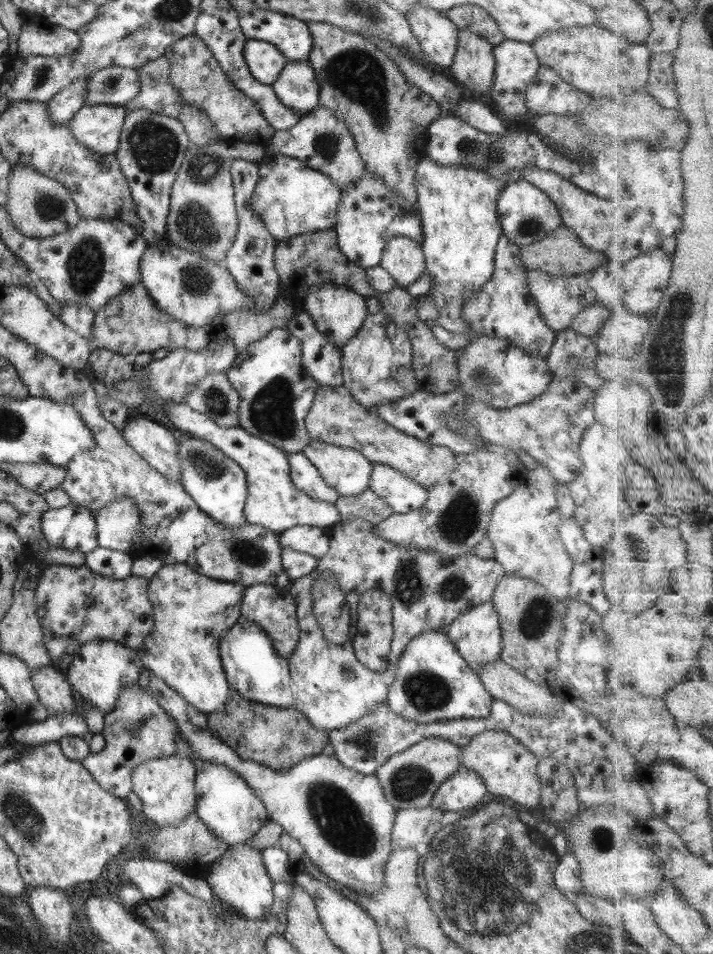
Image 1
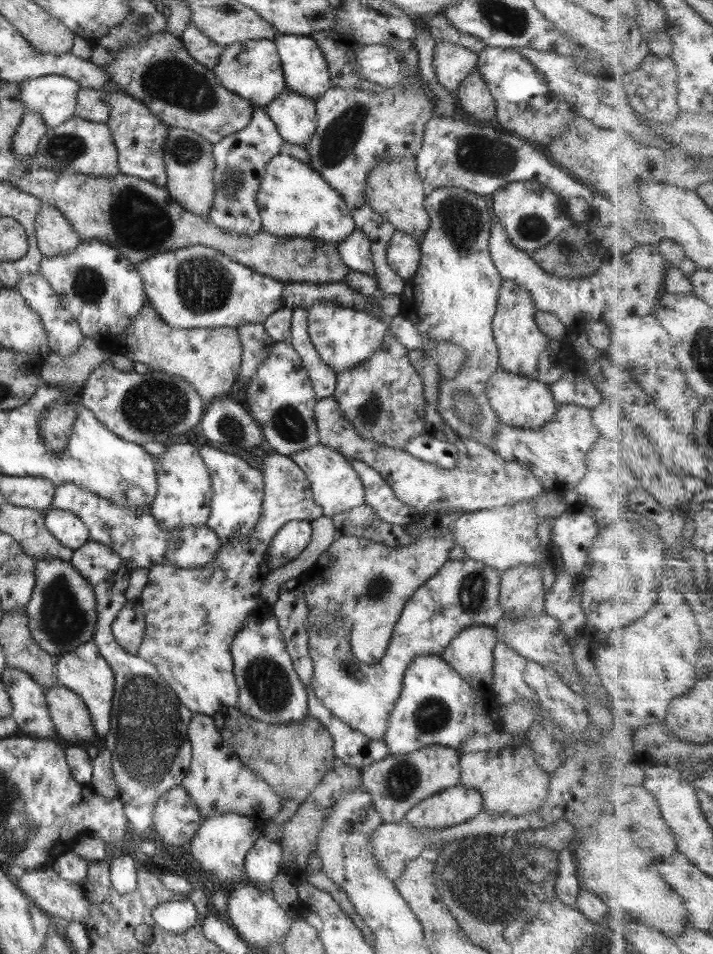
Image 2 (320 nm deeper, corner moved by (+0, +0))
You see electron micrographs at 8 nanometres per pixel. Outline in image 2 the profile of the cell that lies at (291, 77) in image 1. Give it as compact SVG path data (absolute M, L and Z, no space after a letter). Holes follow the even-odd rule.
M283 88L264 110L286 144L304 147L313 136L317 120L315 100Z

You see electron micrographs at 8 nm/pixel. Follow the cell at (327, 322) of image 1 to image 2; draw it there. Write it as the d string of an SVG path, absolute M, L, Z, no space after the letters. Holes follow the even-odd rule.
M318 300L307 311L307 330L313 348L319 358L334 372L351 370L360 362L367 360L379 347L384 334L387 333L387 323L379 322L369 313L341 307L334 302Z

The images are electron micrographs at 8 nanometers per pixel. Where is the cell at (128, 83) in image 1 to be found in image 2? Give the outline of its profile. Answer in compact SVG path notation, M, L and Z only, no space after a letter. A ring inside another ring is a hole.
M39 76L27 78L19 84L18 99L23 102L25 111L41 117L45 128L51 129L73 117L75 95L80 87L63 76Z

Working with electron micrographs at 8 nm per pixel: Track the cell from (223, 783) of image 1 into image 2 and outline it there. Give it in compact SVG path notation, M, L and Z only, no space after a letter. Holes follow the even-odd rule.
M209 814L200 822L190 840L191 856L207 874L220 880L223 887L244 880L244 856L261 836L261 825L241 814Z

